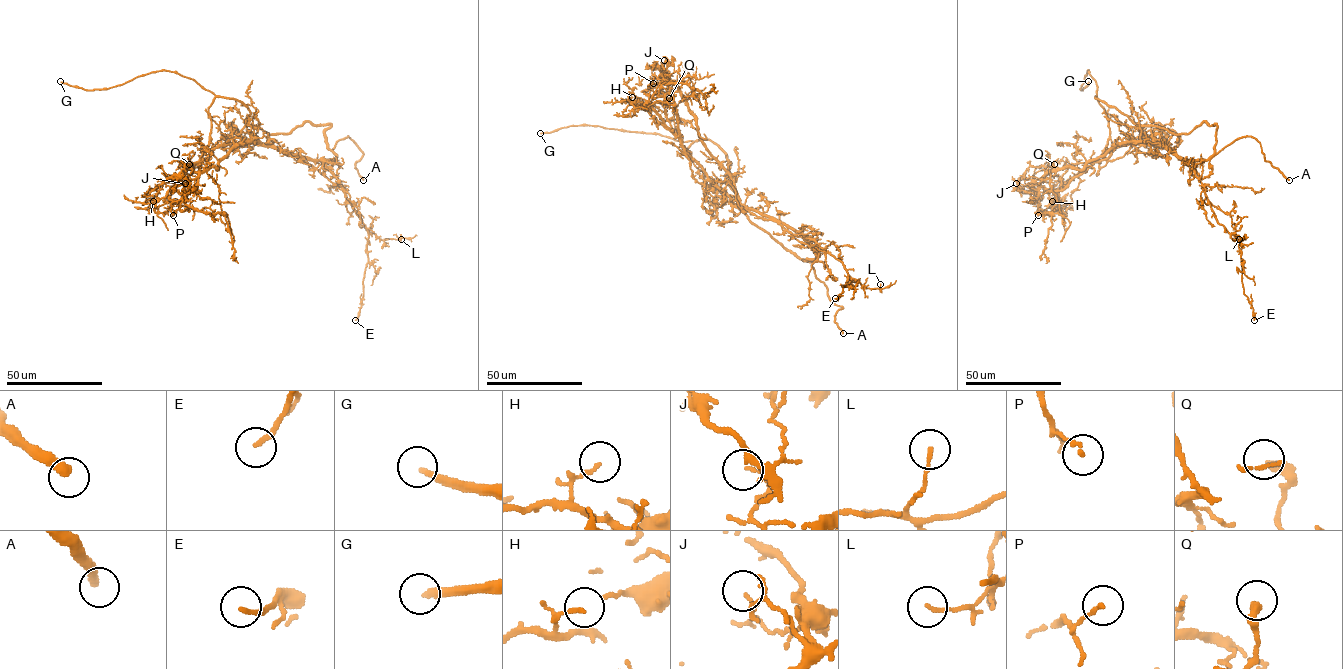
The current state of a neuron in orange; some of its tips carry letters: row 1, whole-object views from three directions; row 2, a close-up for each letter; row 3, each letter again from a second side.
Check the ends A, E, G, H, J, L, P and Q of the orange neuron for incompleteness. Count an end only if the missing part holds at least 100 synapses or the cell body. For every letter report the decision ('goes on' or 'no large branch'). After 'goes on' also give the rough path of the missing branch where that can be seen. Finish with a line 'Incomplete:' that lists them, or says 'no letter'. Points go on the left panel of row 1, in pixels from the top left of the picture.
A: goes on | (363, 180), (364, 202), (359, 226), (366, 240), (384, 237), (416, 221)
E: no large branch
G: no large branch
H: no large branch
J: no large branch
L: no large branch
P: no large branch
Q: no large branch
Incomplete: A

